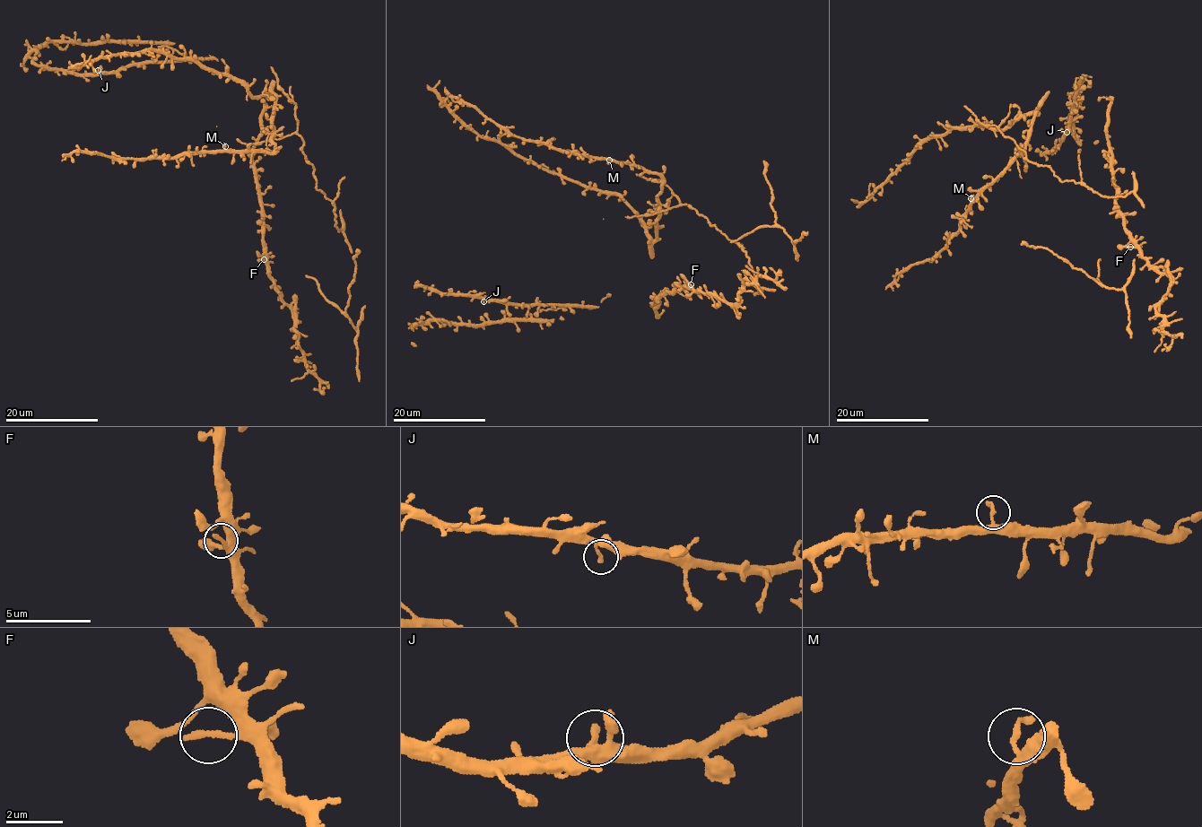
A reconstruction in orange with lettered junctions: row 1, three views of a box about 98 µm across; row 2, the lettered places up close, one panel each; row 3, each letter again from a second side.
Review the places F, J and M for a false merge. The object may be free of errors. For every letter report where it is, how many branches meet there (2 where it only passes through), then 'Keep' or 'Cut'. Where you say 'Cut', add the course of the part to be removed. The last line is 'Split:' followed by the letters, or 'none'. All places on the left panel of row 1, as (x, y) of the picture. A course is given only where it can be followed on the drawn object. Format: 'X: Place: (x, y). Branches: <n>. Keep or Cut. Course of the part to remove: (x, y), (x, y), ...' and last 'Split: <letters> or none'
F: Place: (264, 259). Branches: 1. Keep
J: Place: (98, 70). Branches: 1. Keep
M: Place: (225, 146). Branches: 1. Keep
Split: none

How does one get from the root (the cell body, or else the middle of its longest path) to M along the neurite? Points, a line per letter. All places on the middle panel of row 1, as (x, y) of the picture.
M: (655, 224), (658, 216), (658, 200), (662, 180), (658, 175), (609, 160)

